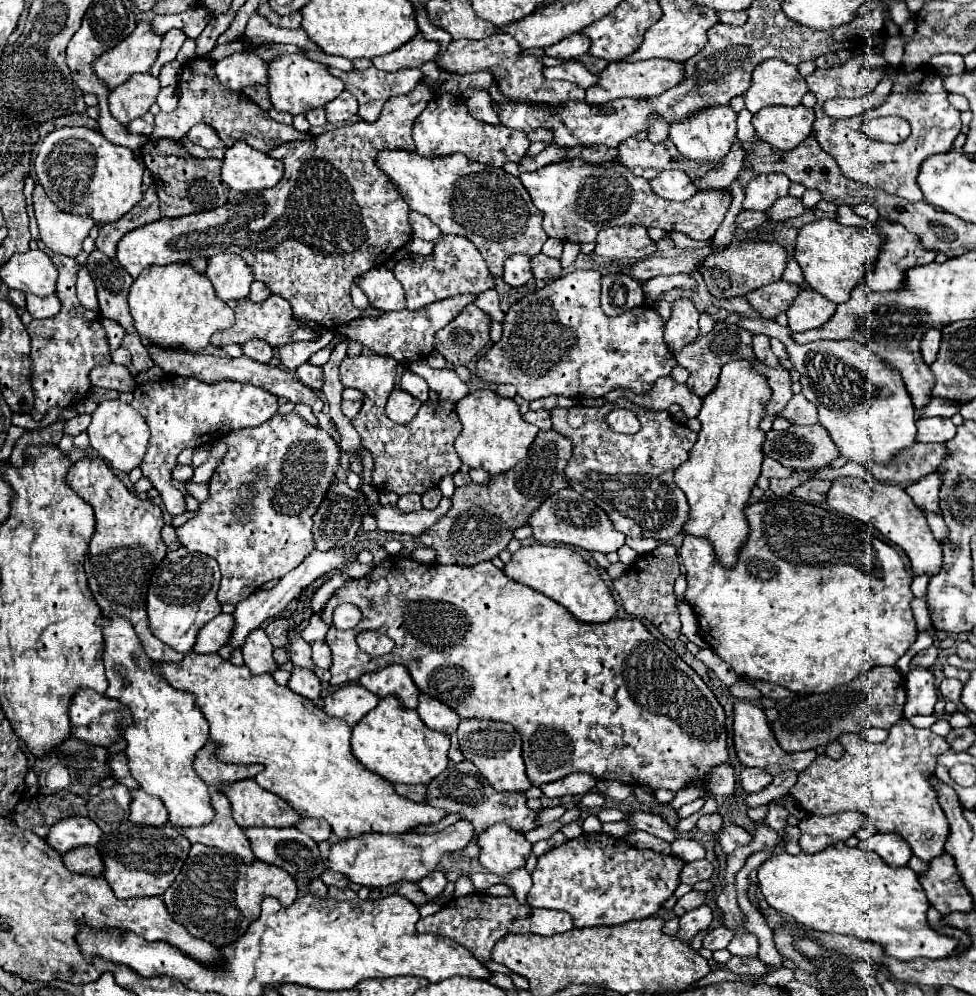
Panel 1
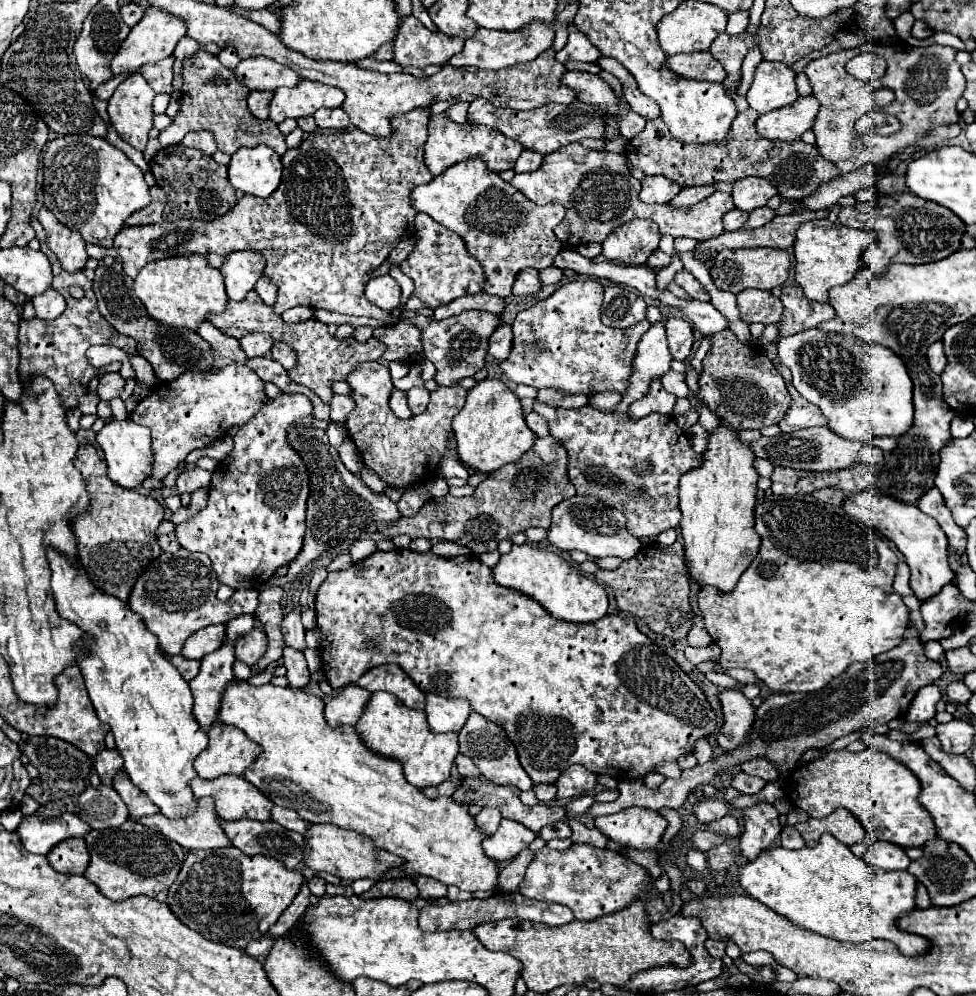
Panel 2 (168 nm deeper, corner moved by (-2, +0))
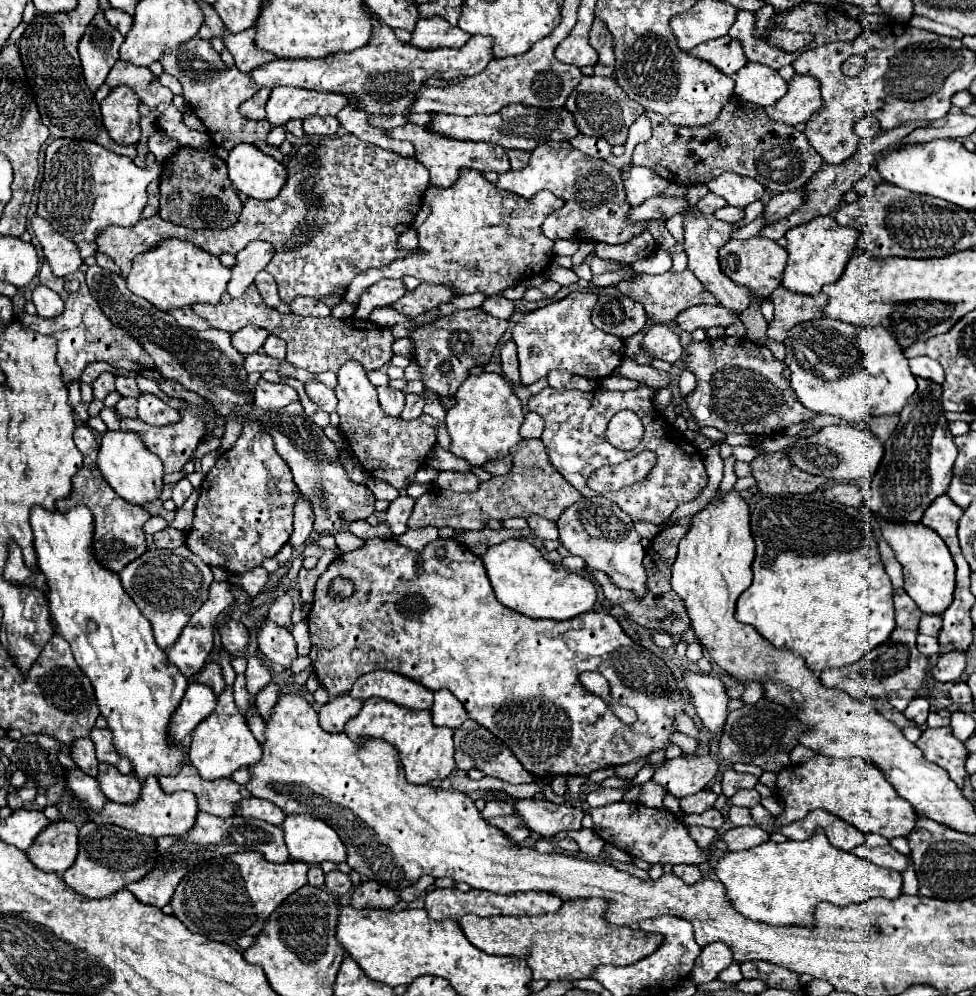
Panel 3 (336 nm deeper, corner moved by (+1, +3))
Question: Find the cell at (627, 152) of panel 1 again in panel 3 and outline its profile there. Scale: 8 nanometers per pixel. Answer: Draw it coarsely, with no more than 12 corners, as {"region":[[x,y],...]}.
{"region":[[736,96],[704,128],[644,112],[634,148],[682,186],[722,172],[780,194],[824,162],[794,126]]}

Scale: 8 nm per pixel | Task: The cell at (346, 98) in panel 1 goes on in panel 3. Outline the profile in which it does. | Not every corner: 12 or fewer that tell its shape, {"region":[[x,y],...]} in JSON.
{"region":[[308,116],[306,134],[332,136],[340,128],[336,116]]}

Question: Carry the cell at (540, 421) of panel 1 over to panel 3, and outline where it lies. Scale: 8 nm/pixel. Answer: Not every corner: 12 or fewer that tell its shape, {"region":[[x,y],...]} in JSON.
{"region":[[528,412],[520,428],[522,438],[540,438],[544,420]]}

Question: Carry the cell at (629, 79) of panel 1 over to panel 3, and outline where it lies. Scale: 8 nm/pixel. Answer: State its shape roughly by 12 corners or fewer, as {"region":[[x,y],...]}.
{"region":[[732,36],[708,40],[688,54],[726,76],[746,64]]}

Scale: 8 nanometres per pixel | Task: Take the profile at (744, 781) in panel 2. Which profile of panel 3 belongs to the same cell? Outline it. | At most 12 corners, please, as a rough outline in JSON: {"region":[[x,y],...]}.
{"region":[[736,770],[722,774],[722,794],[732,798],[740,788],[754,788],[758,782],[752,774]]}

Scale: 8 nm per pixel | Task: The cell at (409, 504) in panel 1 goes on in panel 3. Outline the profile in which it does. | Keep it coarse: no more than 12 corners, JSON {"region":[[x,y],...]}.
{"region":[[398,496],[386,510],[386,522],[394,534],[408,530],[412,496]]}

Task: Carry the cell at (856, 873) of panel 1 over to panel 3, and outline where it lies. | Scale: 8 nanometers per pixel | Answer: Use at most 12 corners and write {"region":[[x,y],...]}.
{"region":[[824,830],[726,852],[732,906],[816,928],[820,902],[894,900],[900,872],[834,848]]}

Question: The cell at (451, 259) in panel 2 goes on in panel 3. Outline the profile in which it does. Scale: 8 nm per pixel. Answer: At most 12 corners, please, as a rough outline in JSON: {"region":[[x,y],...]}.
{"region":[[422,282],[392,308],[414,318],[454,296],[452,286]]}

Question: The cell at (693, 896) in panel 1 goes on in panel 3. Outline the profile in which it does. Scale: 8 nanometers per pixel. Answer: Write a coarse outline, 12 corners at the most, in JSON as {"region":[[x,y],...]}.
{"region":[[694,864],[674,866],[674,874],[686,884],[694,884],[702,878]]}

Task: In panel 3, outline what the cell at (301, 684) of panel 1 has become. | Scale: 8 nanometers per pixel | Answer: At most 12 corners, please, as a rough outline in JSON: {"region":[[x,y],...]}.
{"region":[[266,620],[258,632],[260,652],[286,670],[298,658],[288,630]]}

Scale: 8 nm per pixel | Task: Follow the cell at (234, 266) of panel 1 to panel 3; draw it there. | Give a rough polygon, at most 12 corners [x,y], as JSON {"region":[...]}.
{"region":[[270,242],[236,254],[228,294],[240,298],[272,260]]}

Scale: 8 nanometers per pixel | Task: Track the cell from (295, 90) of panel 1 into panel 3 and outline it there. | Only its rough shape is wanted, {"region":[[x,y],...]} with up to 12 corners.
{"region":[[282,86],[266,118],[284,126],[312,114],[336,116],[344,94]]}

